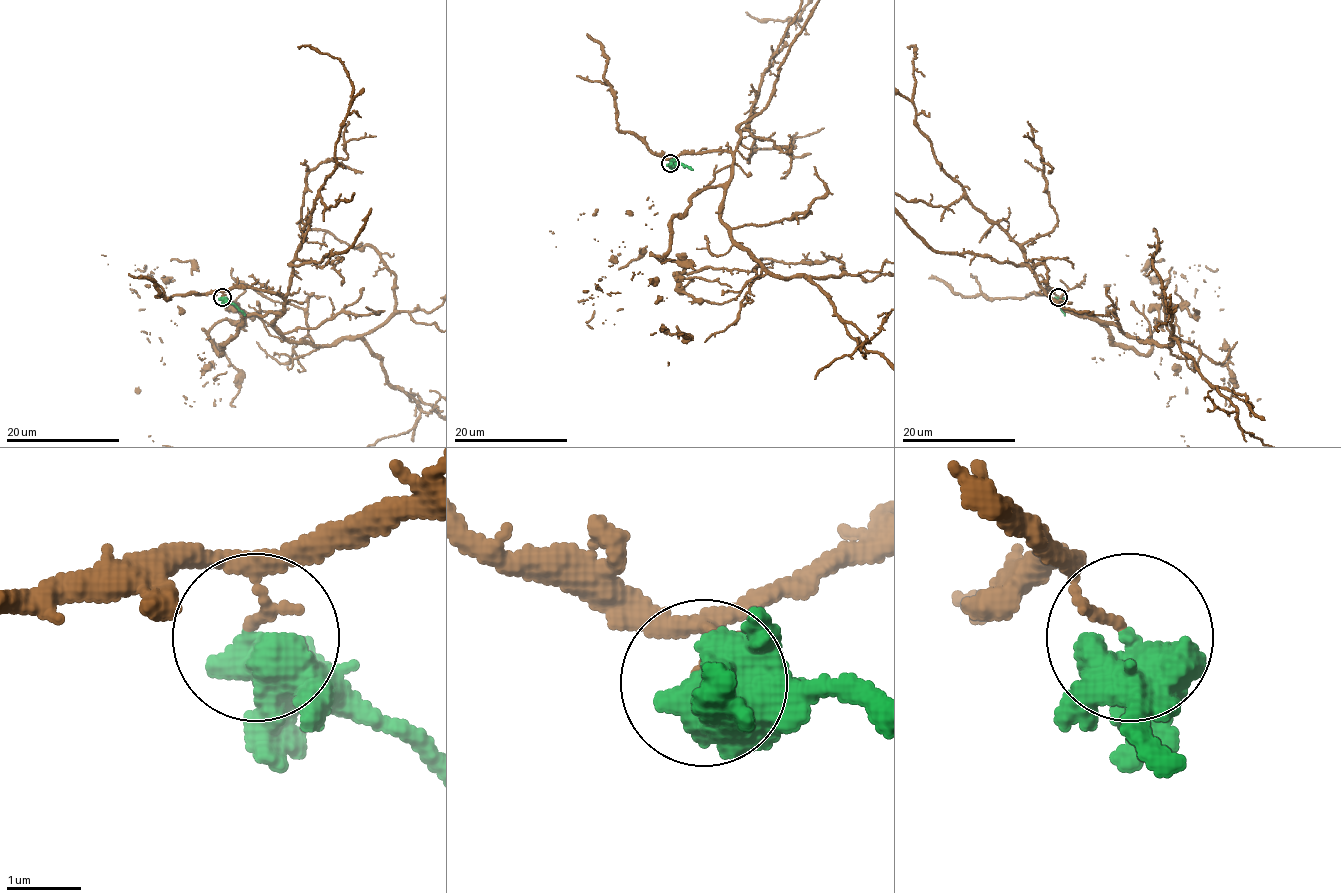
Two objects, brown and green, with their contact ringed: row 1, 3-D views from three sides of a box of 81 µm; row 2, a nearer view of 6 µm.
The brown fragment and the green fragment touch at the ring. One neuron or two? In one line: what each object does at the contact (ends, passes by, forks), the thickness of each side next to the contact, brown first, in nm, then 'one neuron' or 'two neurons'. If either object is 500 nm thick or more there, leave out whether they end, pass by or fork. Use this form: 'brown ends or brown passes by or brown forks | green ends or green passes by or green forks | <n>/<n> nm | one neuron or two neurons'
120/800 nm | two neurons

